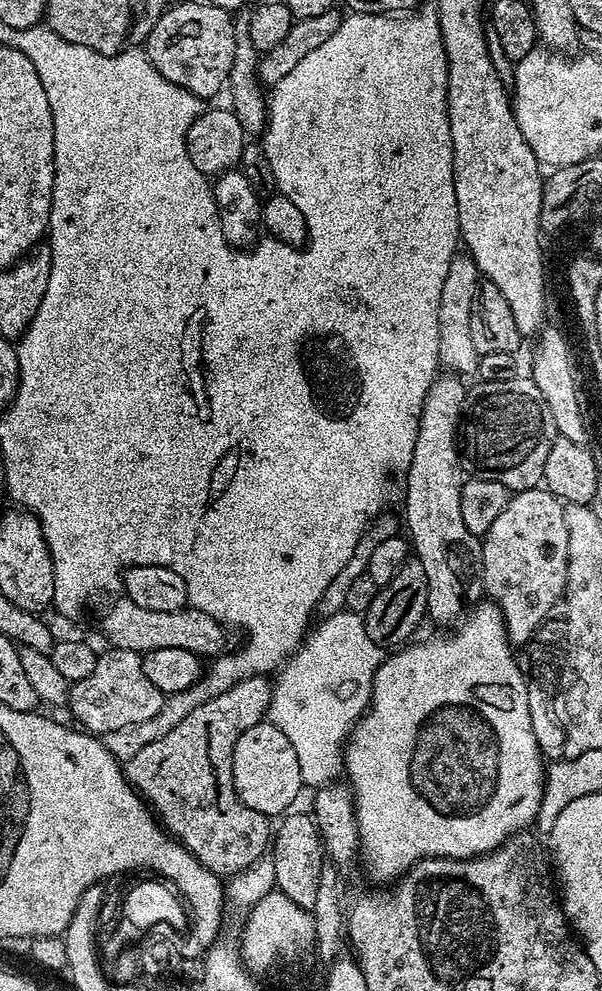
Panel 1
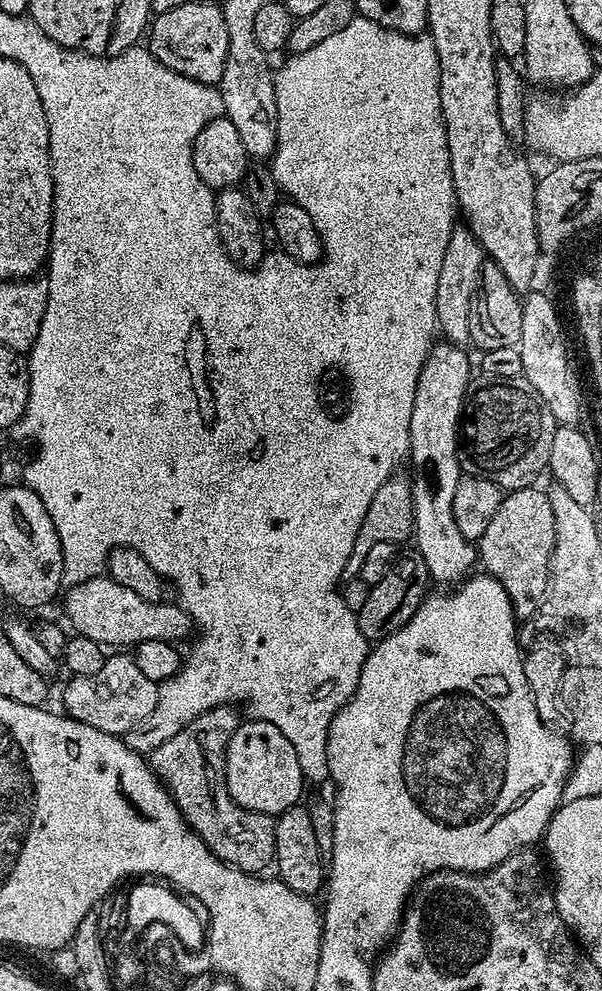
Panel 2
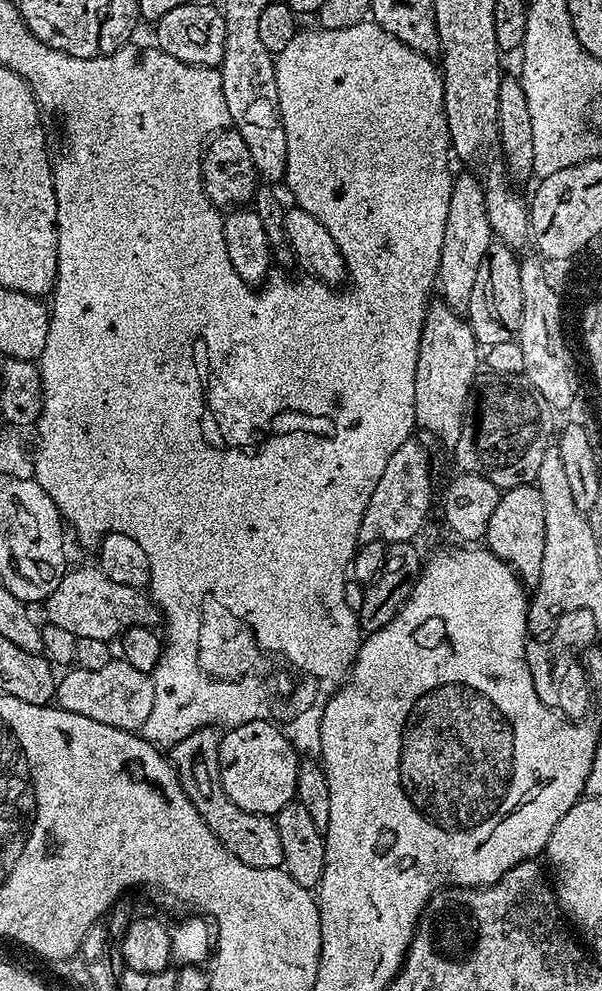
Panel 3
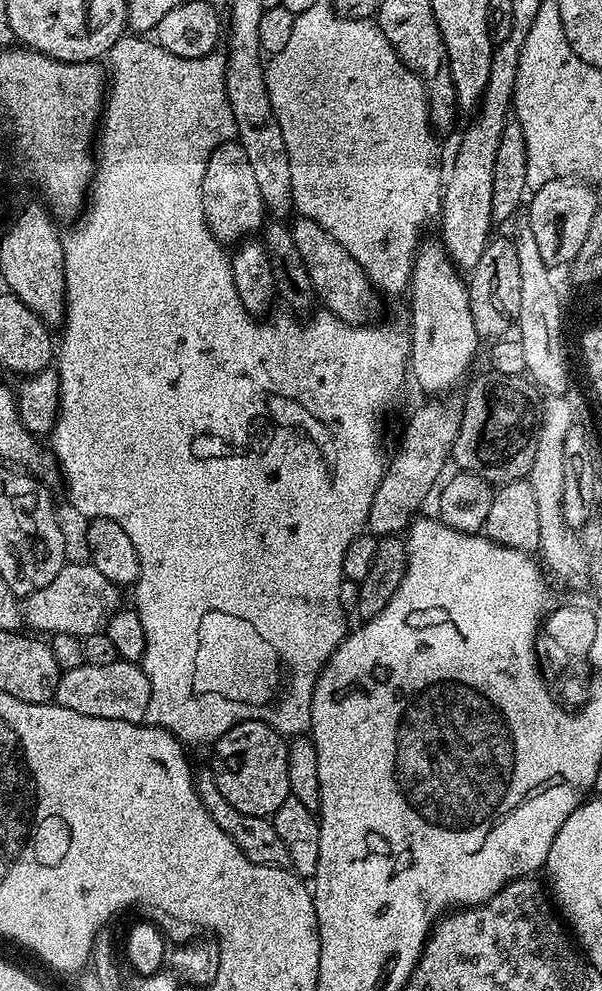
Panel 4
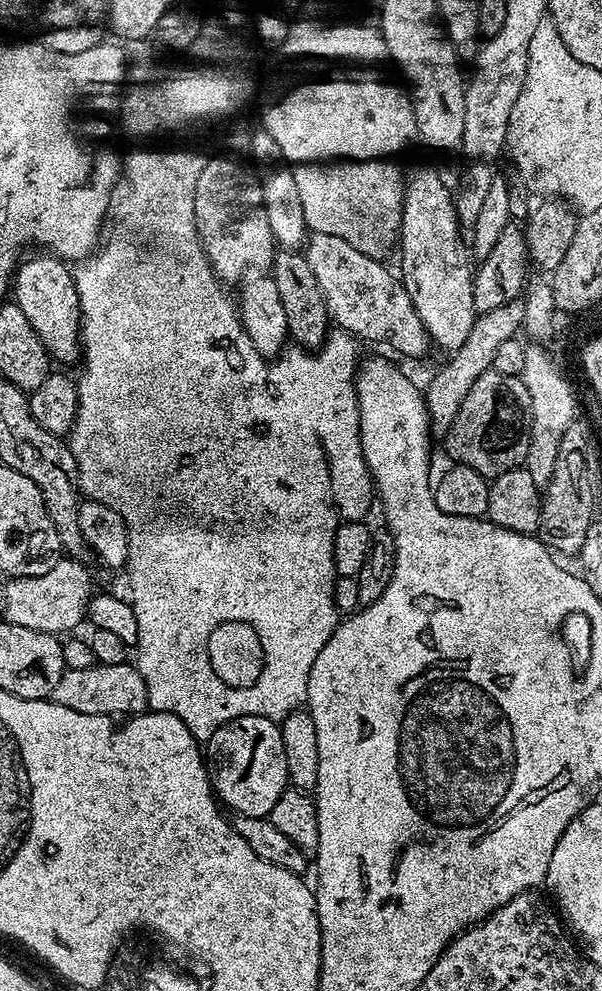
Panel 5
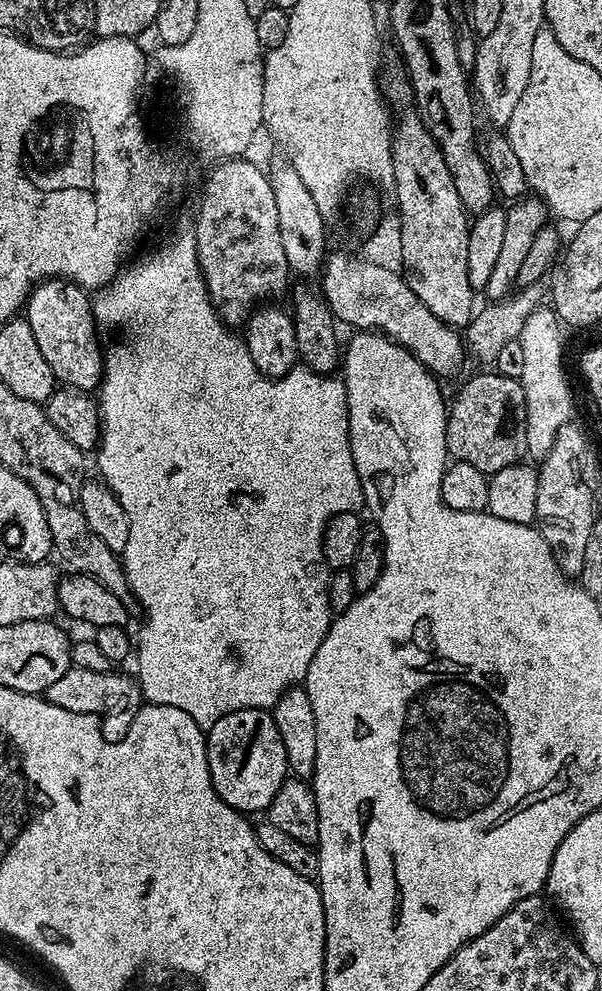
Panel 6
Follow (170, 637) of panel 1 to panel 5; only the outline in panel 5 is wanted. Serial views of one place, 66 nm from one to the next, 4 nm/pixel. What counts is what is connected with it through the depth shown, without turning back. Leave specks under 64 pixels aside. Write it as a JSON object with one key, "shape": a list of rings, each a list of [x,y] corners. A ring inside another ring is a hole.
{"shape":[[[62,558],[54,570],[37,576],[14,576],[4,588],[3,619],[14,626],[26,626],[26,630],[42,630],[53,634],[68,632],[81,623],[88,615],[88,603],[91,602],[92,576],[88,573],[87,563],[71,558]]]}

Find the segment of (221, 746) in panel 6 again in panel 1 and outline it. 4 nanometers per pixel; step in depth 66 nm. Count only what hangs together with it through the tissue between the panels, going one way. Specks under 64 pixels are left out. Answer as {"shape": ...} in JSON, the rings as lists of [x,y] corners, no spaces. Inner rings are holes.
{"shape":[[[267,722],[250,726],[250,730],[246,730],[246,734],[238,738],[234,746],[232,773],[237,800],[250,806],[250,810],[258,810],[269,818],[287,813],[295,805],[292,803],[299,798],[300,792],[302,793],[298,758],[294,754],[294,746],[290,746],[286,734],[282,734],[278,726]]]}

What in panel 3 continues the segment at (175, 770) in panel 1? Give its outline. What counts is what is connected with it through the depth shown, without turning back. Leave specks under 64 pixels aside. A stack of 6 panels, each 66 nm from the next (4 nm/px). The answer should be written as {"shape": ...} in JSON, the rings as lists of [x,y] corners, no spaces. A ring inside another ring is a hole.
{"shape":[[[215,727],[199,728],[194,734],[182,738],[170,749],[170,759],[182,782],[184,793],[190,798],[194,810],[202,814],[202,822],[214,830],[216,837],[223,842],[226,850],[238,858],[238,862],[246,862],[246,866],[255,868],[278,868],[283,865],[282,841],[278,838],[278,826],[275,819],[262,814],[254,814],[234,806],[224,793],[220,777],[218,750],[221,733]]]}

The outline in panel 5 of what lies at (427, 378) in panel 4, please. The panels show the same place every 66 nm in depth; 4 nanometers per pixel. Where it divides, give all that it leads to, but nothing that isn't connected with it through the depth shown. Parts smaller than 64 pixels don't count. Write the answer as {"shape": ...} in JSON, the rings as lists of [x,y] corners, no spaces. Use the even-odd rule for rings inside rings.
{"shape":[[[416,168],[412,173],[407,173],[404,185],[404,210],[403,220],[400,223],[400,239],[398,253],[400,252],[399,275],[404,281],[404,288],[410,294],[410,302],[418,310],[418,318],[426,326],[431,343],[440,348],[445,348],[445,353],[451,354],[466,342],[470,330],[477,318],[474,306],[474,257],[470,251],[467,239],[460,237],[462,225],[456,217],[456,201],[453,189],[448,189],[448,184],[432,168]]]}

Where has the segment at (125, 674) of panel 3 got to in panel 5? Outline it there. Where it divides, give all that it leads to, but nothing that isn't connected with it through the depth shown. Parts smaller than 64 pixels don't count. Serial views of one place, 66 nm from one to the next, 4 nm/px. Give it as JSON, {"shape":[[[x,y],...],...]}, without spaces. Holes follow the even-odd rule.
{"shape":[[[95,663],[86,670],[65,670],[50,699],[54,704],[66,706],[66,710],[78,710],[78,714],[131,718],[148,708],[148,687],[140,671],[131,663],[118,666]]]}

